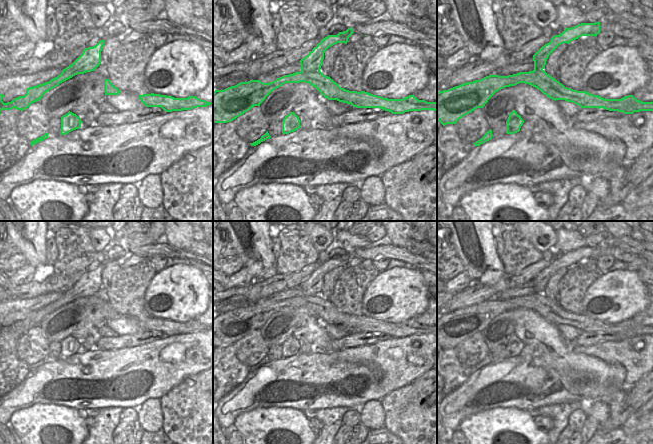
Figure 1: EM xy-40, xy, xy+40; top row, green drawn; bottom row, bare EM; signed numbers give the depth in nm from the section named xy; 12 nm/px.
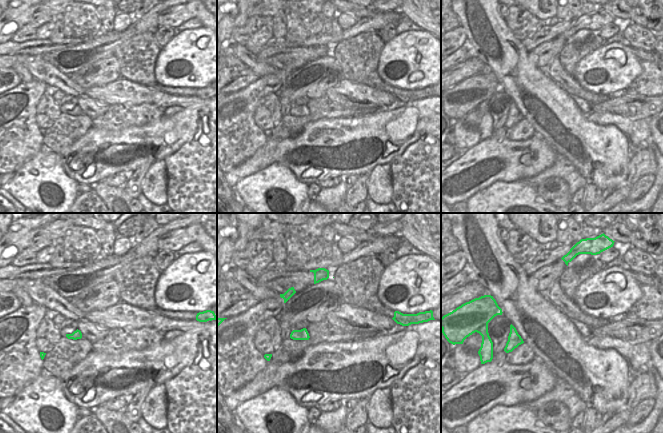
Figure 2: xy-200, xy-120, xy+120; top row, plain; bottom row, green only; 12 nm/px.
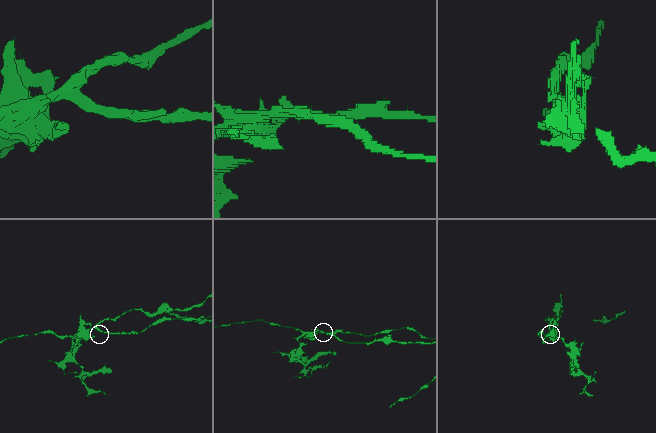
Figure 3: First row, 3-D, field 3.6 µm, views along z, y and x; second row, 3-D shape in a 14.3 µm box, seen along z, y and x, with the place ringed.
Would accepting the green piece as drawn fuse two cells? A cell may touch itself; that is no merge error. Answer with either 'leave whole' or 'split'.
split

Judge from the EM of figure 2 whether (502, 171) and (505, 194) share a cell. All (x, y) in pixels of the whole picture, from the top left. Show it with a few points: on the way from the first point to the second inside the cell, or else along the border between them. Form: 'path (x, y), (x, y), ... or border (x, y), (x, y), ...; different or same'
border (519, 179), (514, 181), (494, 181), (481, 190); different

